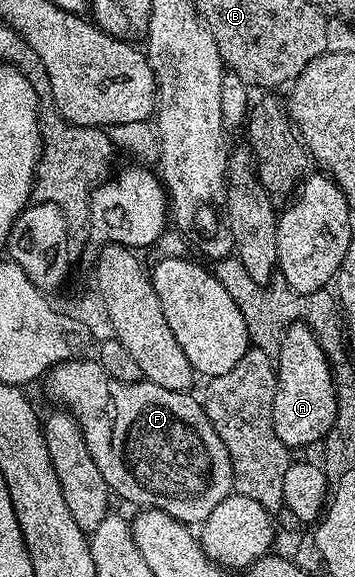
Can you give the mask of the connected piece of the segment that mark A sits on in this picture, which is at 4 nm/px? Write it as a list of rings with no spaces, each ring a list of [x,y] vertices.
[[[308,325],[290,326],[281,334],[276,346],[275,366],[277,389],[274,392],[273,431],[290,450],[296,451],[304,445],[324,442],[331,423],[335,423],[337,410],[336,388],[324,349],[317,342]]]

